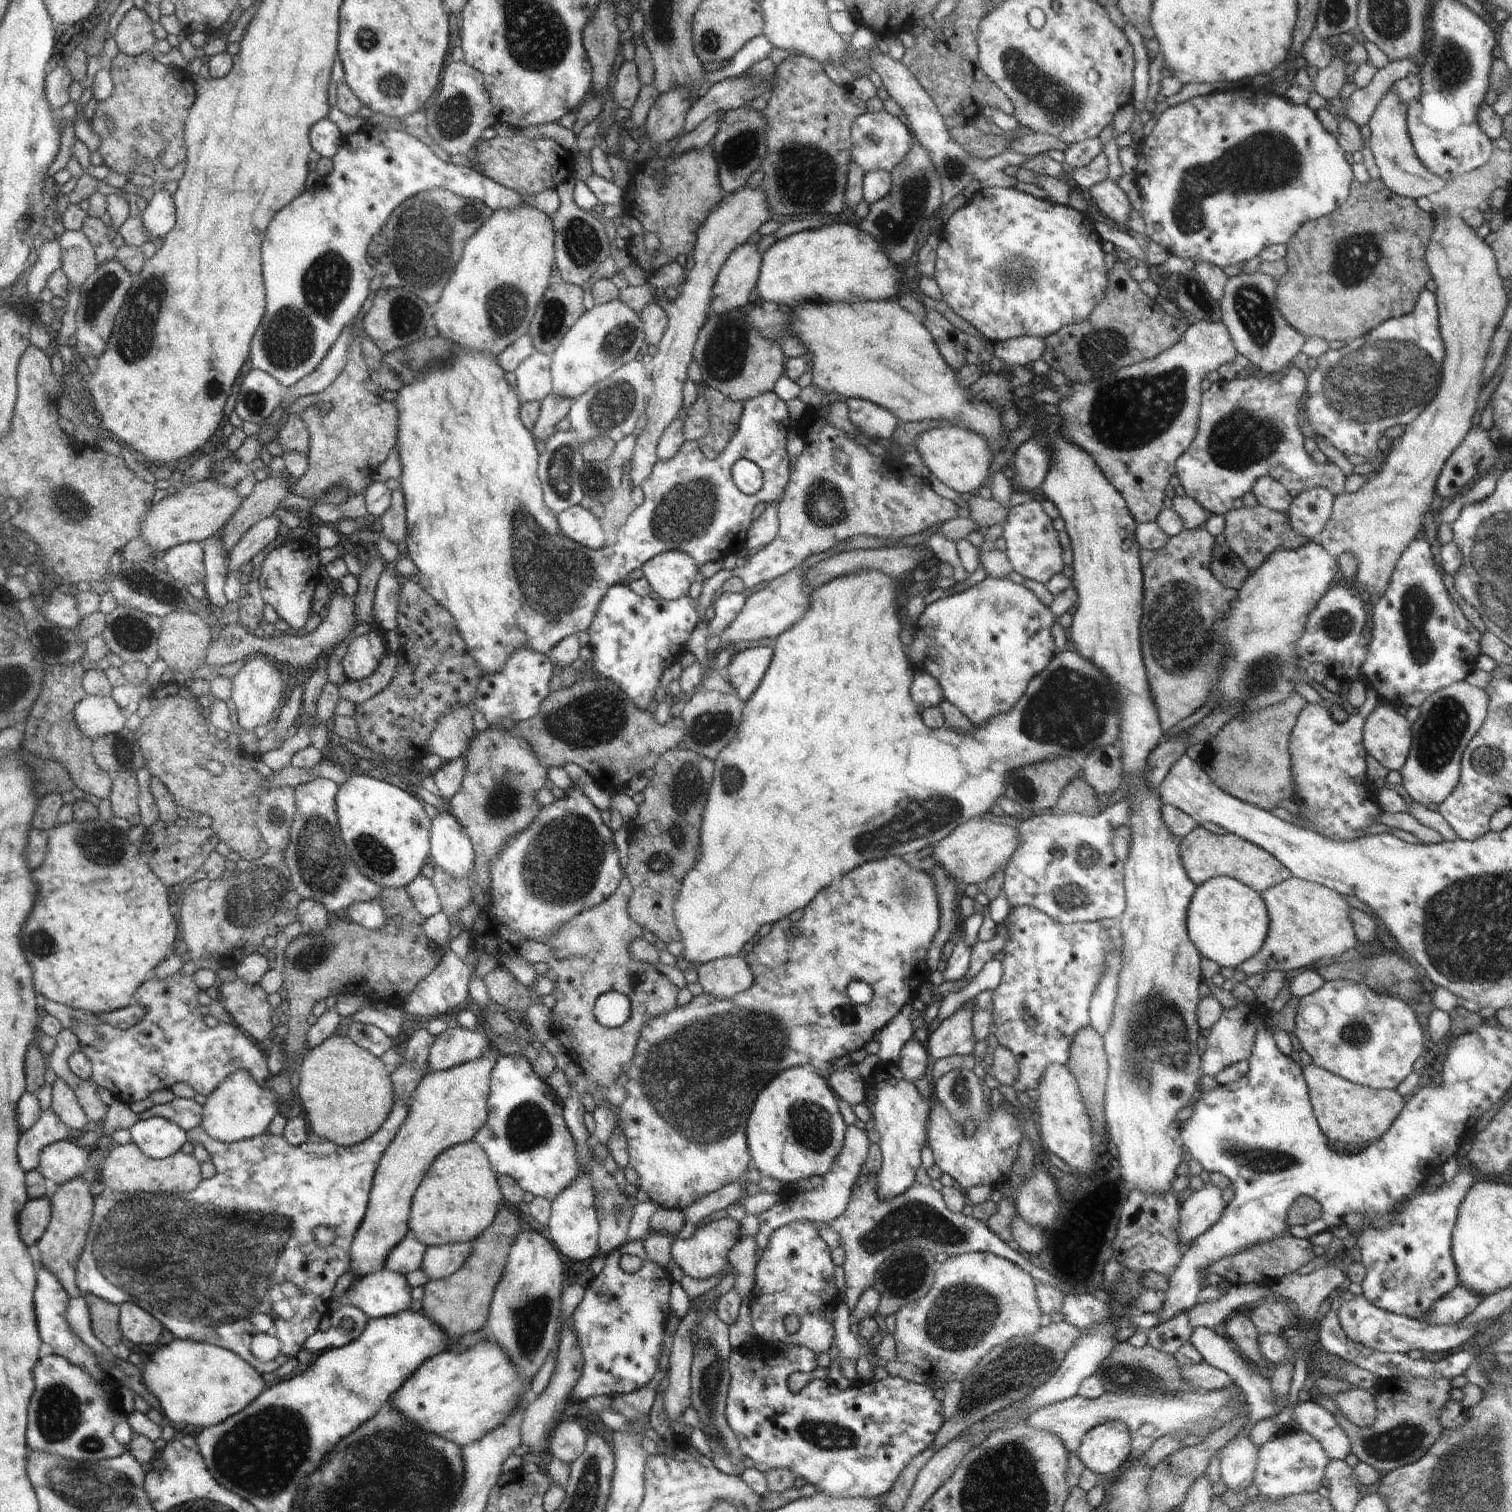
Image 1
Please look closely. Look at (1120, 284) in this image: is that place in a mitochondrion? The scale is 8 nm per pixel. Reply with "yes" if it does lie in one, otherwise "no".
no

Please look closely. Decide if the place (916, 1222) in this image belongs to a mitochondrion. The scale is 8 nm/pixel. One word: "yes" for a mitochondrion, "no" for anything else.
yes

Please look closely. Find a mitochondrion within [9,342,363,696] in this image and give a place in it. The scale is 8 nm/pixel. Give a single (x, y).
(146, 583)

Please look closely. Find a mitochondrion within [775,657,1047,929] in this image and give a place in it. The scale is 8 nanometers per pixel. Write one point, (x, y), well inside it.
(912, 825)

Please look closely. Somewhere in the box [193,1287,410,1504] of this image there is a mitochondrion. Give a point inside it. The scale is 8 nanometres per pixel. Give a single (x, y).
(264, 1455)

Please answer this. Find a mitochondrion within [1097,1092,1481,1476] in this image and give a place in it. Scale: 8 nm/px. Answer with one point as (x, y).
(1257, 1158)

